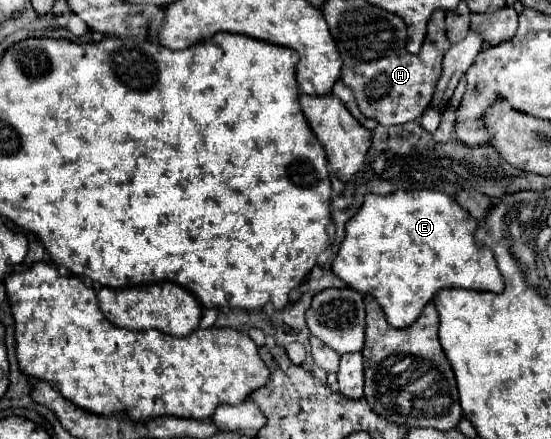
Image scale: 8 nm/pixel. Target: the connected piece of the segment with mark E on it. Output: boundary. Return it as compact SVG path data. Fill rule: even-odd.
M395 191L391 195L367 193L361 209L347 221L345 239L331 265L331 271L347 283L347 287L371 295L381 305L387 321L403 329L411 325L421 309L433 299L435 291L445 287L477 289L477 291L503 291L503 277L497 269L495 257L489 249L477 249L473 233L477 219L471 219L449 195L439 191Z

